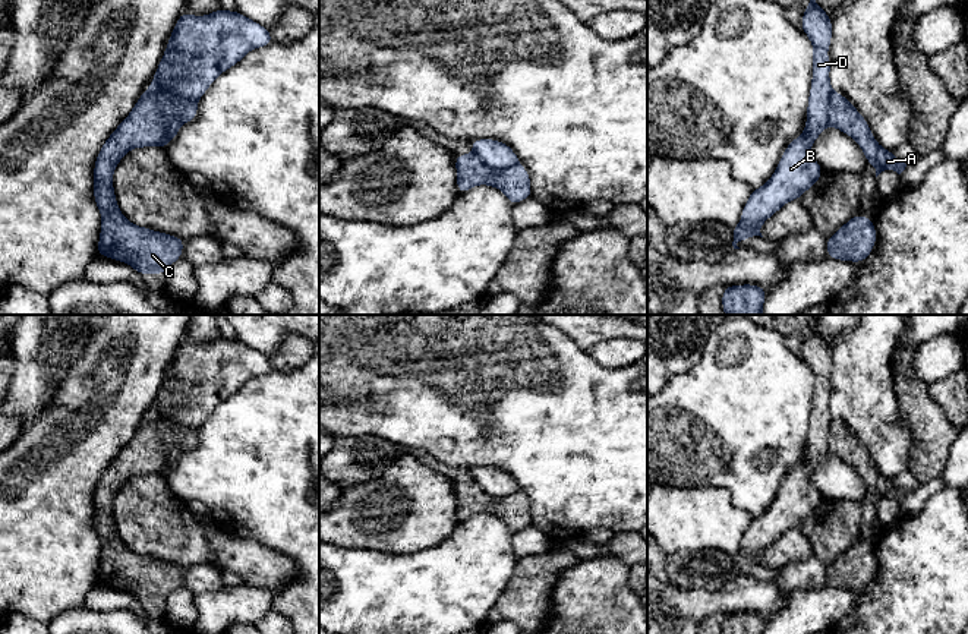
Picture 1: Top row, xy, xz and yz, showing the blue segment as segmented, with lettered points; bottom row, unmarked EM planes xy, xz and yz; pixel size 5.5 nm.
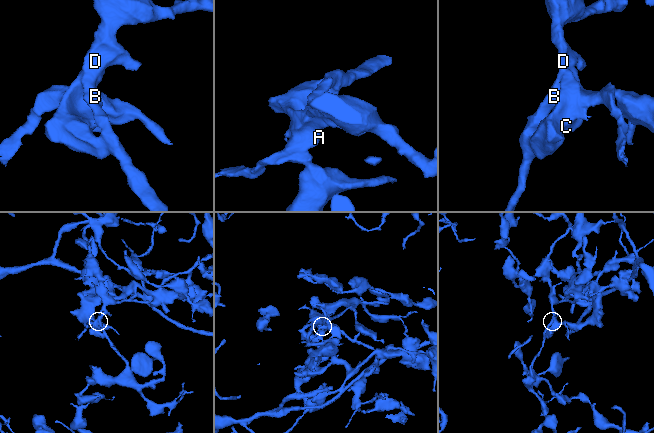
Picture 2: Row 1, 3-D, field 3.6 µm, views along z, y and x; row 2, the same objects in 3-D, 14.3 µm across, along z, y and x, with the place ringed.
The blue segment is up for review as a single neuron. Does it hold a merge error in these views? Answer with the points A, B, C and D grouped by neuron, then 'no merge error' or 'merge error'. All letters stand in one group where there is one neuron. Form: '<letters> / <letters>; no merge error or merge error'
A C / B D; merge error

